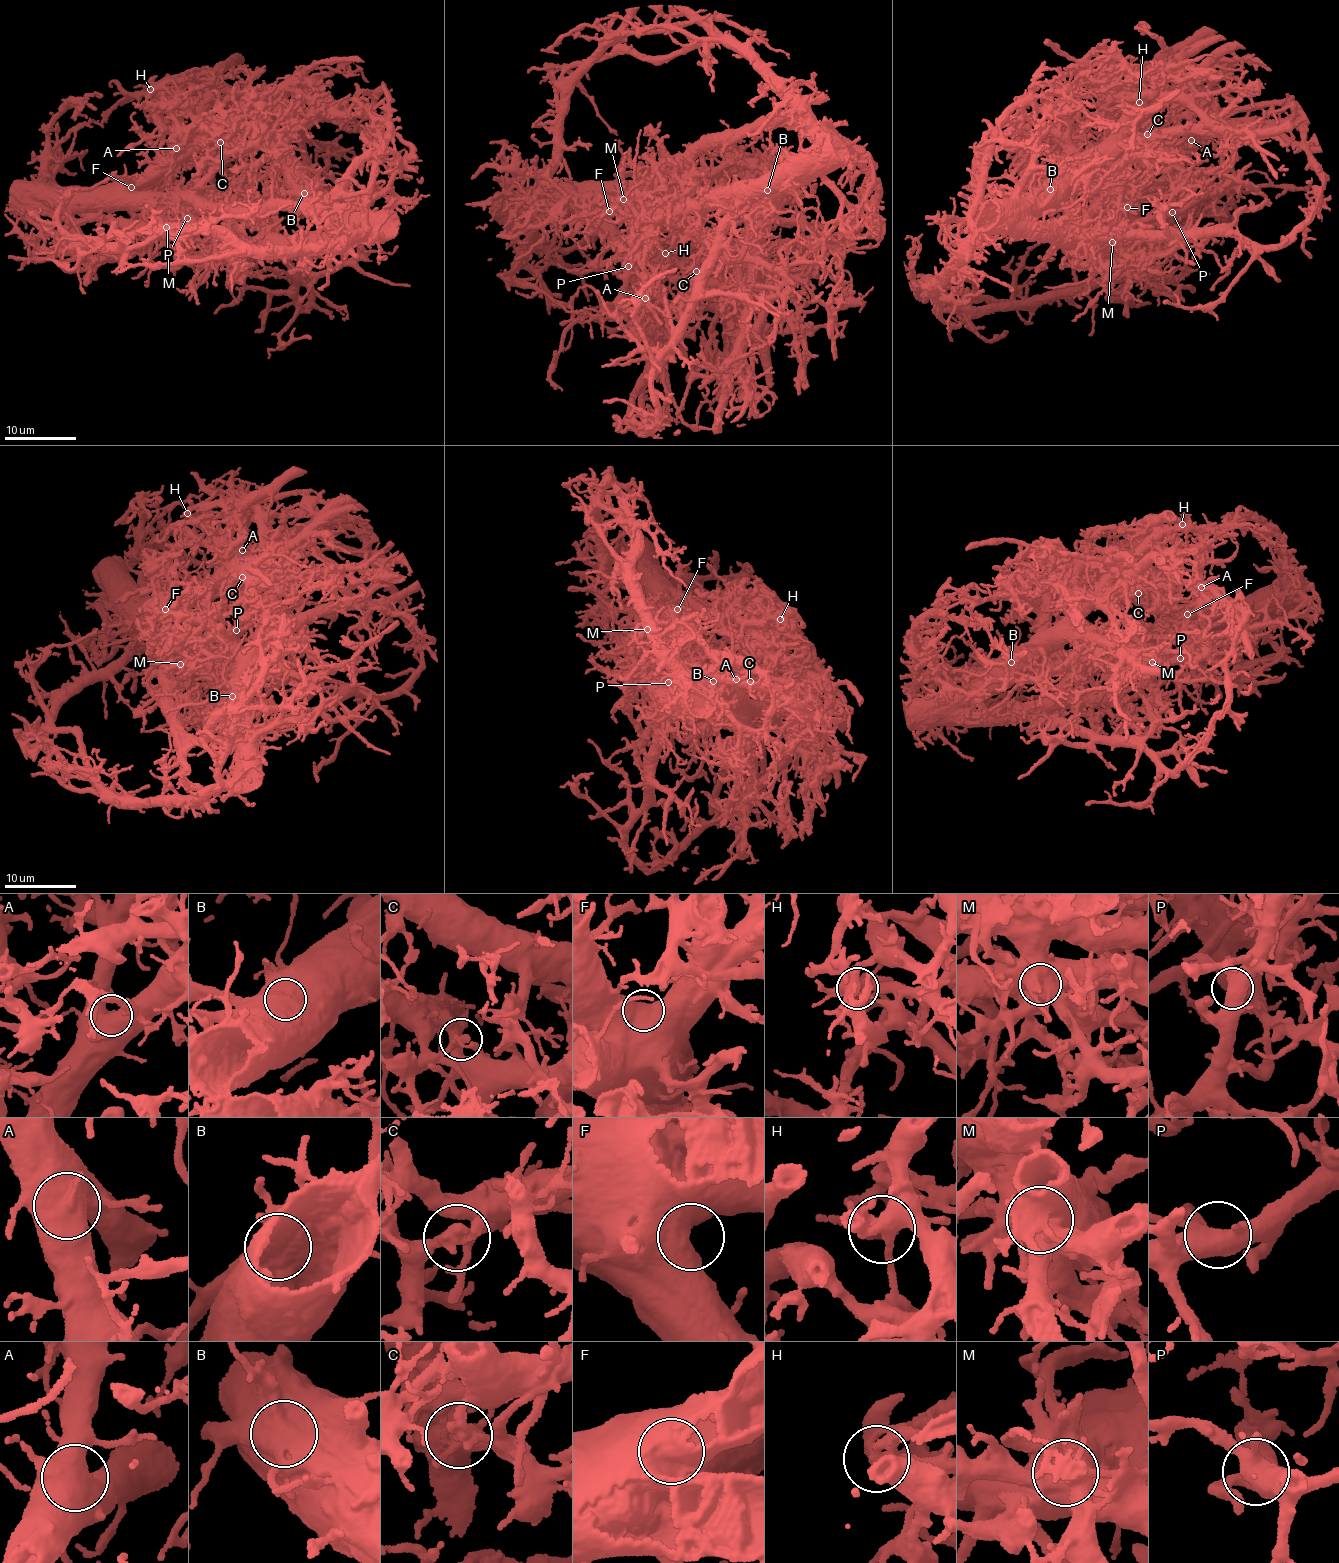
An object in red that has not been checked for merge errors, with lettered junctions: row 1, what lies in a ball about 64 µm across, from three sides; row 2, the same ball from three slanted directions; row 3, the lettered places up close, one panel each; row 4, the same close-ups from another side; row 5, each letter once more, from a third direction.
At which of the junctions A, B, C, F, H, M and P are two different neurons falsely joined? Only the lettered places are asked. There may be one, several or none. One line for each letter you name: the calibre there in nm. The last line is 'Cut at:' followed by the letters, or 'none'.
B: 1250 nm thick
C: 360 nm thick
H: 380 nm thick
M: 1300 nm thick
Cut at: B, C, H, M

